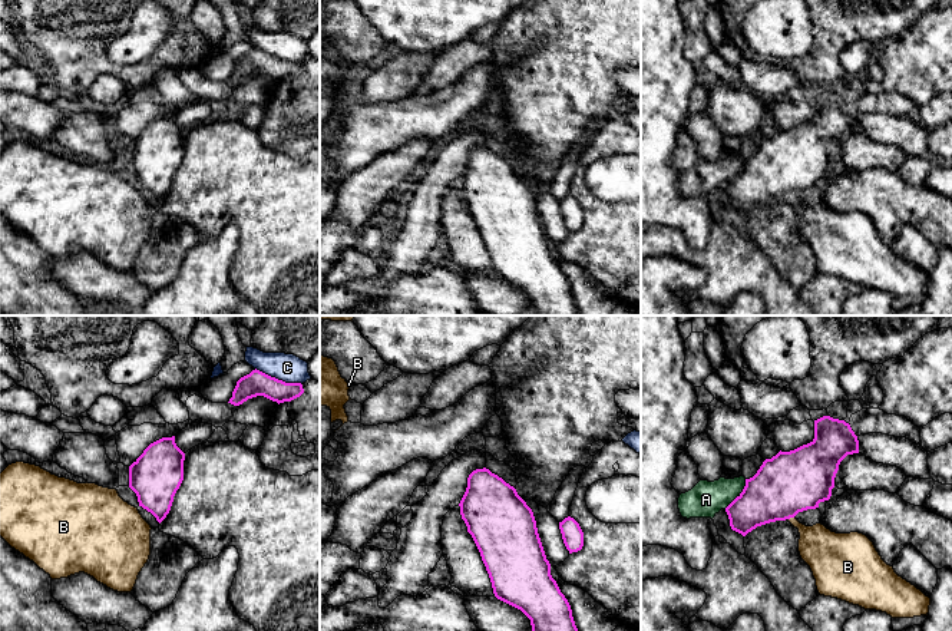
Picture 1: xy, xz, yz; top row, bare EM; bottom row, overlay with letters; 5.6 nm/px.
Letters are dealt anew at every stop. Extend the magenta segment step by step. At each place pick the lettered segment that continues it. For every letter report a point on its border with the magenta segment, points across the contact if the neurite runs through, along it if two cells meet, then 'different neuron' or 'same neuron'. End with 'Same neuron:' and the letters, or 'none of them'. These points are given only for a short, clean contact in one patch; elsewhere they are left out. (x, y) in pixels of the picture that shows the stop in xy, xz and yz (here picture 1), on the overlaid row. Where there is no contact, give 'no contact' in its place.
A: meets magenta in yz at (740, 494); border along yz (746, 479), (744, 488), (724, 508); different neuron
B: meets magenta in yz at (790, 516); border along yz (793, 516), (787, 519); different neuron
C: meets magenta in xy at (277, 379); different neuron
Same neuron: none of them

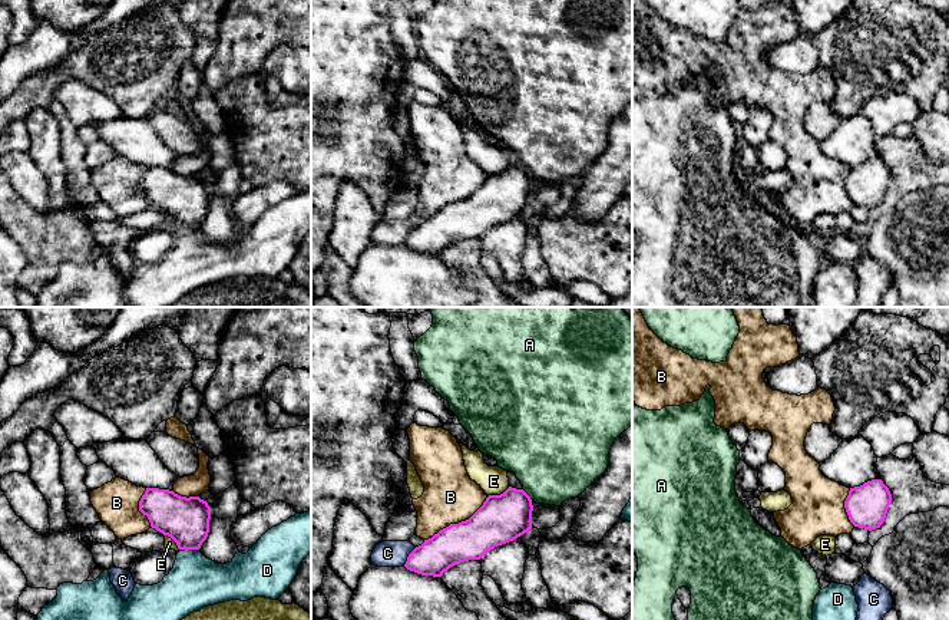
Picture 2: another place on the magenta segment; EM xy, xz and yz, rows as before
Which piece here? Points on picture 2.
A: meets magenta in xz at (528, 495); runs through xz (502, 518), (528, 495), (548, 475), (554, 459); same neuron
B: meets magenta in xz at (456, 524); different neuron
C: meets magenta in xz at (407, 557); different neuron
D: meets magenta in xy at (191, 548); border along xy (184, 548), (198, 550); different neuron
E: meets magenta in xz at (498, 495); different neuron
Same neuron: A

